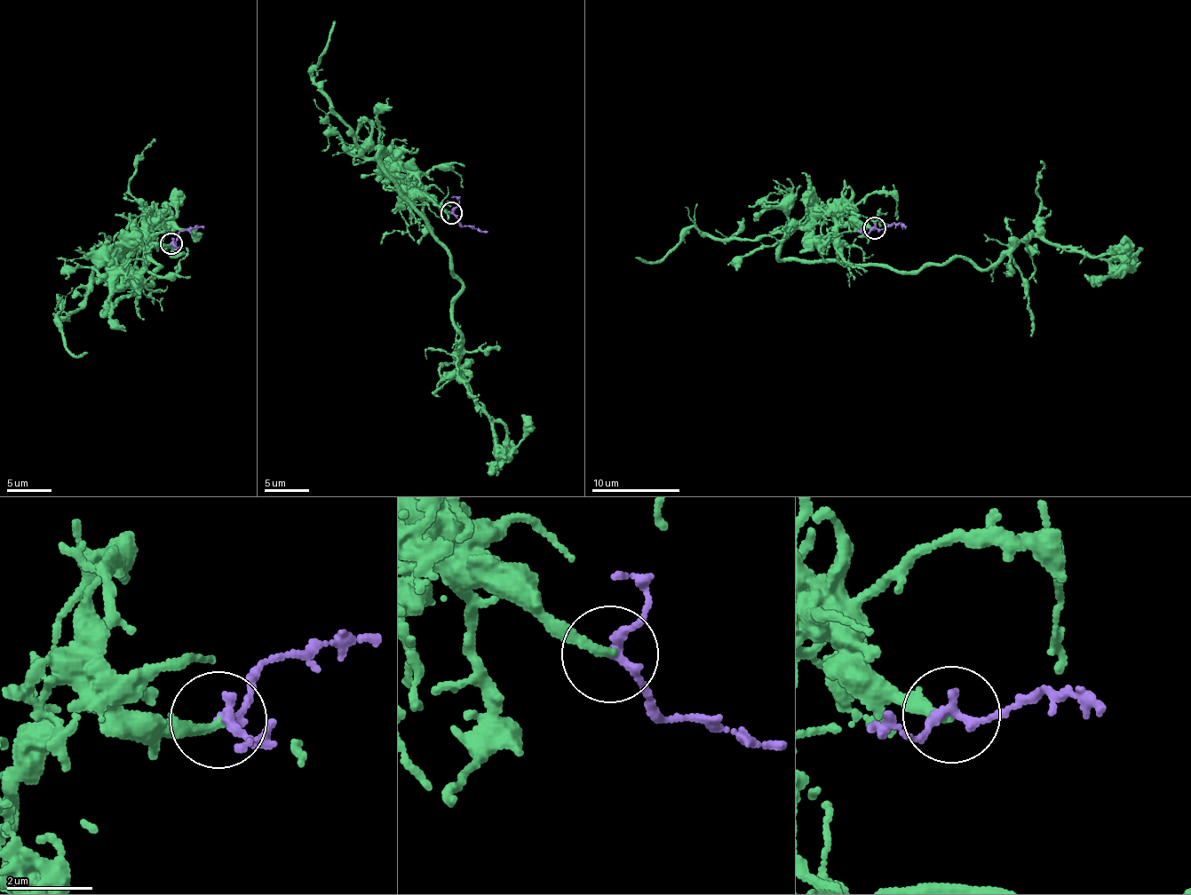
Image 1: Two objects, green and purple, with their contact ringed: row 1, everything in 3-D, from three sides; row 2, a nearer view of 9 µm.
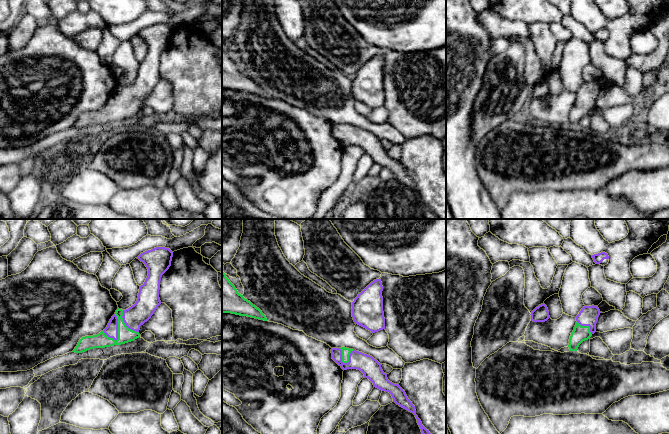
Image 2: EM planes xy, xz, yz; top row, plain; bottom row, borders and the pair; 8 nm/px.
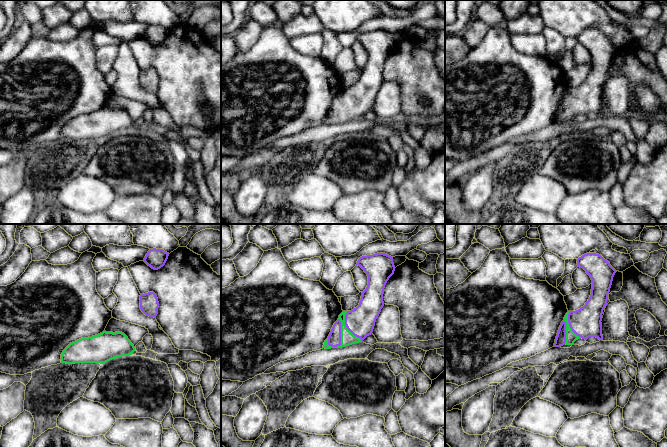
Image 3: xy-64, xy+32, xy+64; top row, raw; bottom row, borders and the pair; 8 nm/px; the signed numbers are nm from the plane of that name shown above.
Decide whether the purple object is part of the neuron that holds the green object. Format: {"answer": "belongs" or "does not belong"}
{"answer": "belongs"}

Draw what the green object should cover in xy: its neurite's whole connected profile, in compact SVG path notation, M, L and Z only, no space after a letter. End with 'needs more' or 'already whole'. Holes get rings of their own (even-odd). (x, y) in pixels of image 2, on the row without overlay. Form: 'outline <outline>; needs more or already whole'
outline M165 23L141 29L137 35L147 43L148 52L140 62L136 79L126 86L118 84L103 107L82 113L72 128L82 129L94 124L121 121L139 114L140 102L151 94L161 80L160 57L171 42L172 33L173 28Z; needs more

